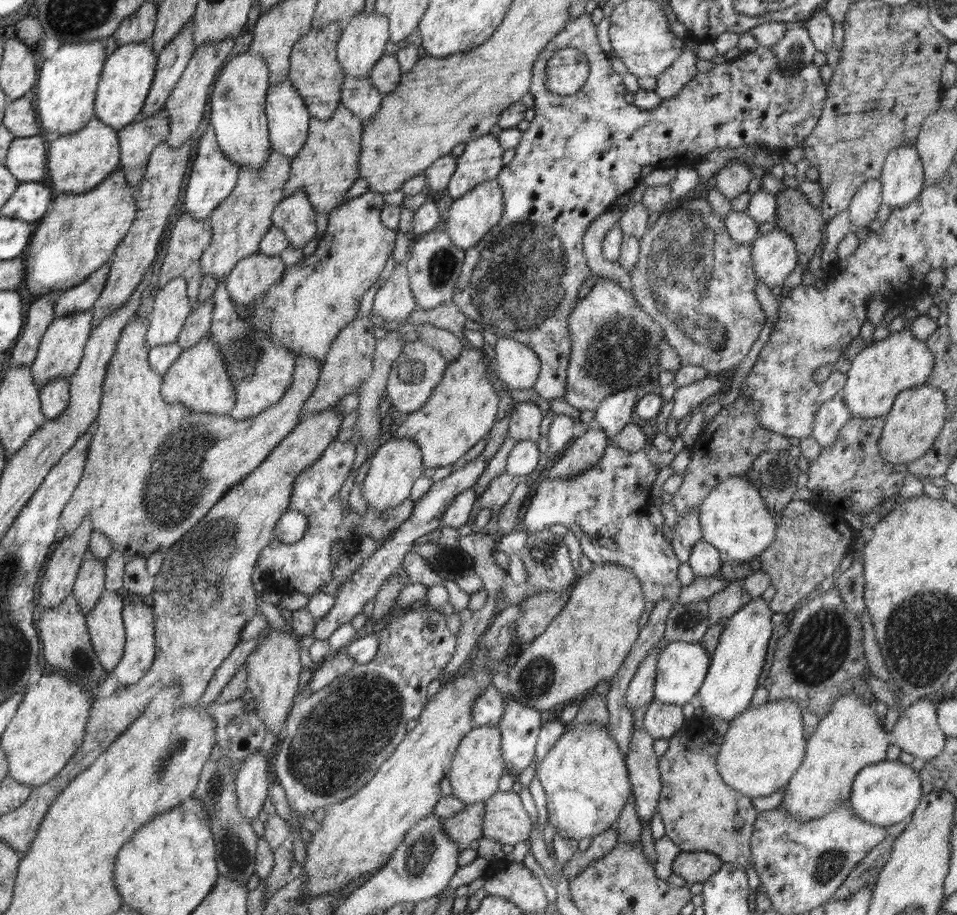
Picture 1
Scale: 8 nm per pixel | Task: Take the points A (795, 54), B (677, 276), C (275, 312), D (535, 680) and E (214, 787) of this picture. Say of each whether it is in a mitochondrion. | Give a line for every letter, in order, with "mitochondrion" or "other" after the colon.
A: mitochondrion
B: mitochondrion
C: mitochondrion
D: mitochondrion
E: mitochondrion

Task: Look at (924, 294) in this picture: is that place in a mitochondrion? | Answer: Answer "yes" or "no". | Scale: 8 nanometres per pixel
no

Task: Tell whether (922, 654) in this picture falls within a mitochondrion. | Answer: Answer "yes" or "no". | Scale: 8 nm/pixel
yes

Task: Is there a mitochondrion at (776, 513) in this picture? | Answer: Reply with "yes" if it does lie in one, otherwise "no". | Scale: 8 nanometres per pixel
no

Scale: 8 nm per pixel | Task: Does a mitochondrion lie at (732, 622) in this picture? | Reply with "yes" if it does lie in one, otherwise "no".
no

